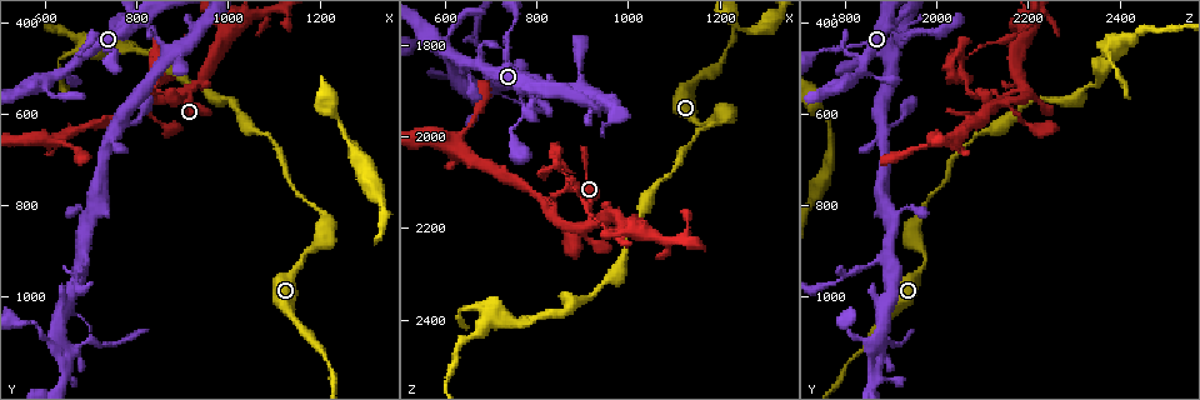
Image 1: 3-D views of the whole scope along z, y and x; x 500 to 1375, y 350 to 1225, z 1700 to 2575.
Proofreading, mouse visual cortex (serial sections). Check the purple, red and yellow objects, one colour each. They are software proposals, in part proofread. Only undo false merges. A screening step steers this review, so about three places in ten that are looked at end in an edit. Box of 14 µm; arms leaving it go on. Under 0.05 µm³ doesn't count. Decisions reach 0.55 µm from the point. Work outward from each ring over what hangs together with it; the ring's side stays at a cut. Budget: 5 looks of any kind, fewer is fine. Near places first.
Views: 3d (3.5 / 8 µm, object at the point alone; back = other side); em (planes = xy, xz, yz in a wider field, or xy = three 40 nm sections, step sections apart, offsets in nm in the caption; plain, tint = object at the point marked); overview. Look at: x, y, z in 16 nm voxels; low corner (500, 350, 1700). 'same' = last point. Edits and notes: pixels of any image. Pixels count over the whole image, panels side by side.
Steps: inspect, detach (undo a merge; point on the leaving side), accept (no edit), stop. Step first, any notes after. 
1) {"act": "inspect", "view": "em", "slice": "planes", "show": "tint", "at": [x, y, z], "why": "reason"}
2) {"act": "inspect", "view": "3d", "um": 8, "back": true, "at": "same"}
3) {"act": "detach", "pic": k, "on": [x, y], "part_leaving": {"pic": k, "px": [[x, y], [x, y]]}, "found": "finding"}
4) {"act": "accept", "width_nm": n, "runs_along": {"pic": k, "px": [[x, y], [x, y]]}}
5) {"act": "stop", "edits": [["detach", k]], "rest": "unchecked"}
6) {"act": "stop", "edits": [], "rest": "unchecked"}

{"act": "inspect", "view": "3d", "um": 3.5, "back": true, "at": [925, 545, 2185]}

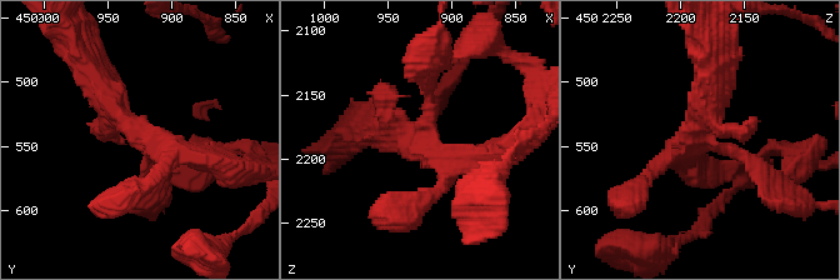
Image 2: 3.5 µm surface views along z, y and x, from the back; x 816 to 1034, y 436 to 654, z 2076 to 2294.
{"act": "inspect", "view": "em", "slice": "xy", "step": 3, "show": "tint", "at": [922, 544, 2180], "arms": 4, "arm_widths_nm": [200, 250, 300, 400], "why": "now the EM"}

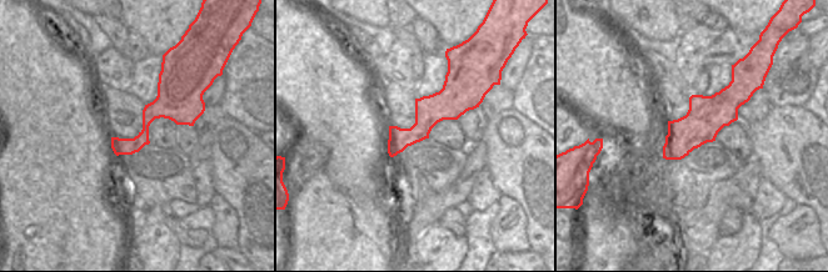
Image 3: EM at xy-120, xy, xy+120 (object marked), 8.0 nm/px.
{"act": "accept", "width_nm": 240, "runs_along": {"pic": 3, "px": [[747, 95], [733, 95], [666, 155]]}, "found": "one cell here"}

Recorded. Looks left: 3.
{"act": "inspect", "view": "3d", "um": 3.5, "at": [630, 490, 2380], "why": "thin neck"}

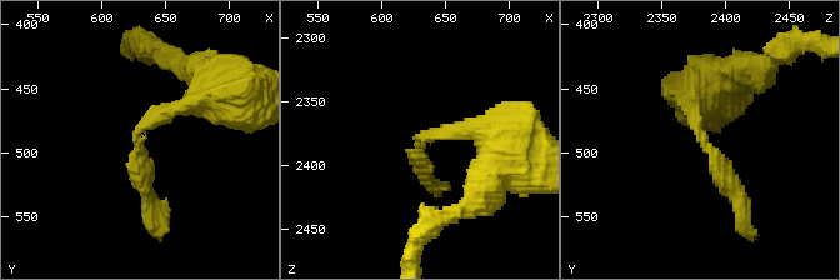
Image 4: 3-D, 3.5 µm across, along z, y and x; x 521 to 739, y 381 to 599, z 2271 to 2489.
{"act": "inspect", "view": "em", "slice": "xy", "step": 1, "show": "plain", "at": [630, 488, 2384]}

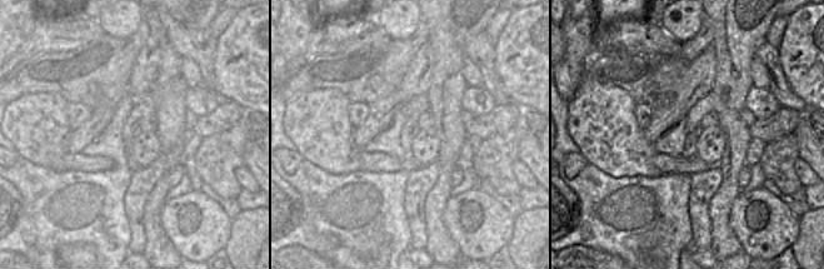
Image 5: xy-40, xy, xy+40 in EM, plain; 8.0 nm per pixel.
{"act": "inspect", "view": "em", "slice": "xy", "step": 1, "show": "tint", "at": "same"}

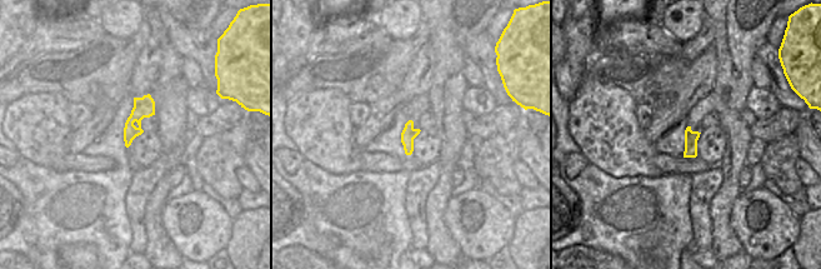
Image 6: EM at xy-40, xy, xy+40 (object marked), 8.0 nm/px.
{"act": "accept", "runs_along": {"pic": 4, "px": [[201, 96], [140, 131], [148, 211]]}, "found": "continuous, no second cell"}

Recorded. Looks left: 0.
{"act": "stop", "edits": [], "rest": "unchecked"}

